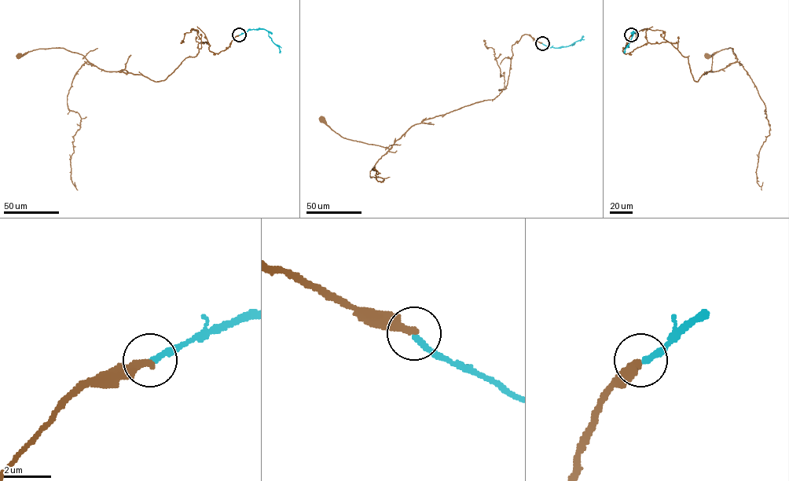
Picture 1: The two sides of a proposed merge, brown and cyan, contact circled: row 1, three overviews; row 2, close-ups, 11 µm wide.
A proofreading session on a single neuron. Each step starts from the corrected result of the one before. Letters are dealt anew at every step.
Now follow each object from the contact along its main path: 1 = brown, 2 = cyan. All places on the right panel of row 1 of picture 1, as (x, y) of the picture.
1: (631, 34), (624, 53), (648, 42), (677, 42), (695, 81), (737, 60), (731, 48), (707, 56)
2: (631, 34), (636, 29), (624, 53)

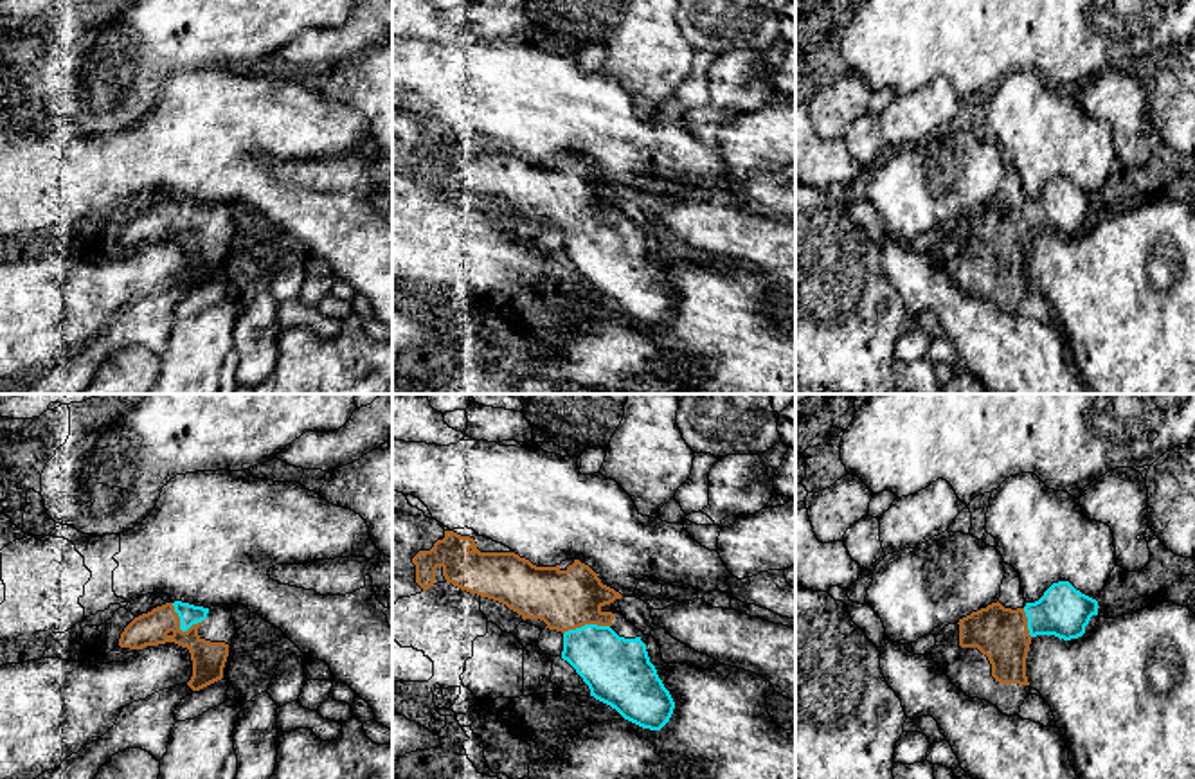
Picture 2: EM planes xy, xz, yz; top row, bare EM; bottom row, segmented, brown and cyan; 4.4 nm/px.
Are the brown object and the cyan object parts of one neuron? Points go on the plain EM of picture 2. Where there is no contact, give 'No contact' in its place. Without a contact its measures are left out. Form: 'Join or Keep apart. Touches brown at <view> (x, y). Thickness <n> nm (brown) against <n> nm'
Join. Touches brown at xy (179, 225). Thickness 150 nm (brown) against 90 nm

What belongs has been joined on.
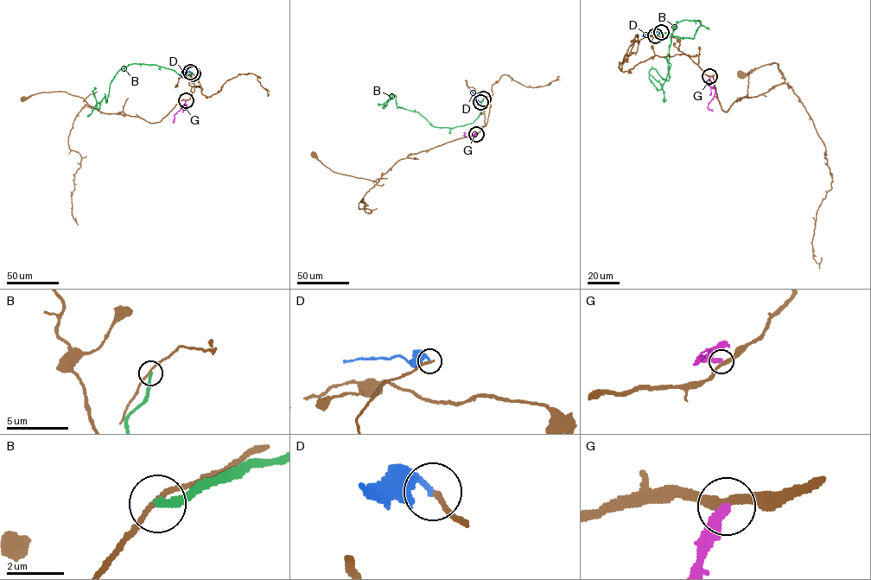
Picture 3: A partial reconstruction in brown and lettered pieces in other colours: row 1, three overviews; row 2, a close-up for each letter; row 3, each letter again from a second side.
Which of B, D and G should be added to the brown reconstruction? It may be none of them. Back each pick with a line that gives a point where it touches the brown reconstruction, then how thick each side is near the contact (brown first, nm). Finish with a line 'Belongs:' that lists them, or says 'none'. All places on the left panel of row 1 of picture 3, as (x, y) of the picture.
Belongs: none

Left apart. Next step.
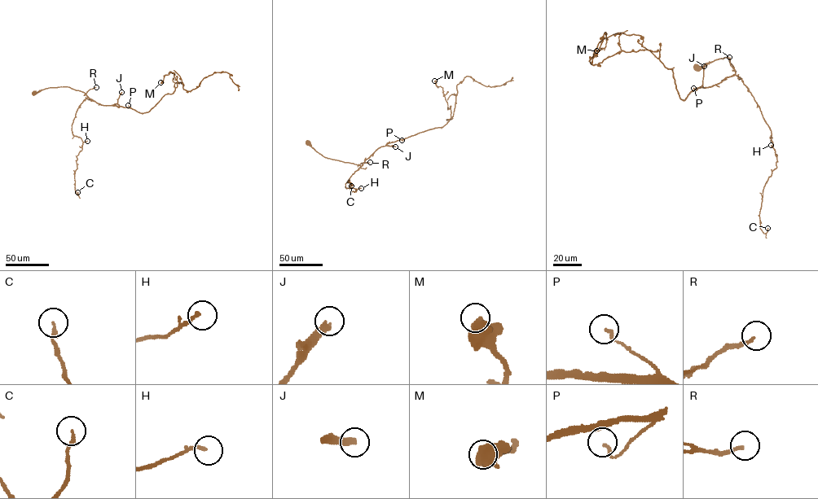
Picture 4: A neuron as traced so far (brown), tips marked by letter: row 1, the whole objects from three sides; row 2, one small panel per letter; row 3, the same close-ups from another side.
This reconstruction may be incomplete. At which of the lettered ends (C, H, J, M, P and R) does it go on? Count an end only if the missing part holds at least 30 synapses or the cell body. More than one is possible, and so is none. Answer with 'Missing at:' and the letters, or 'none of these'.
Missing at: none of these

